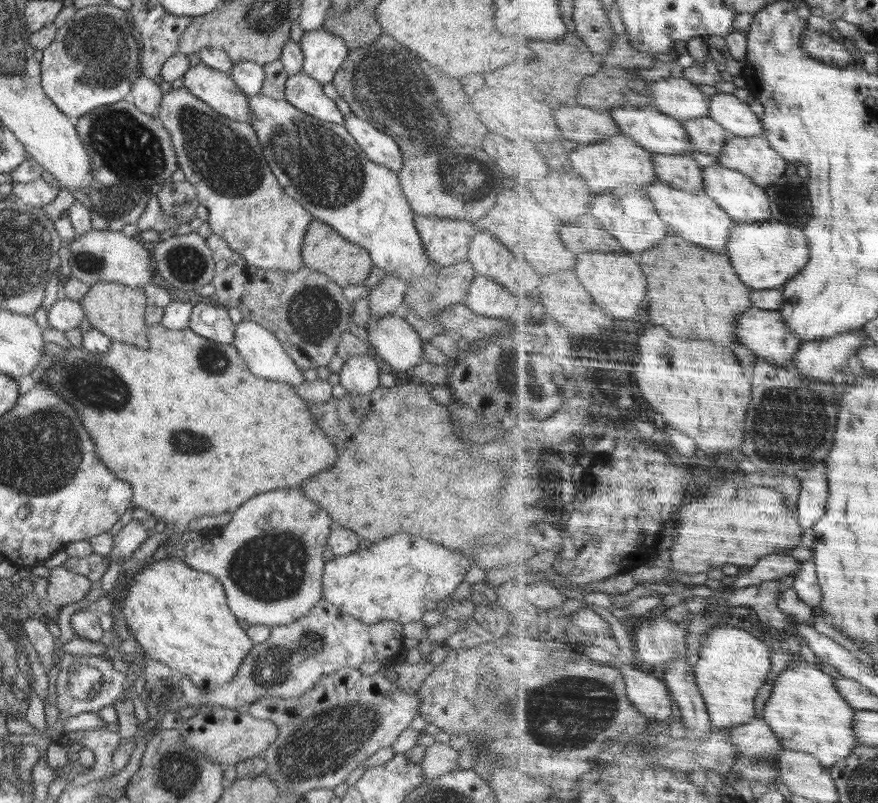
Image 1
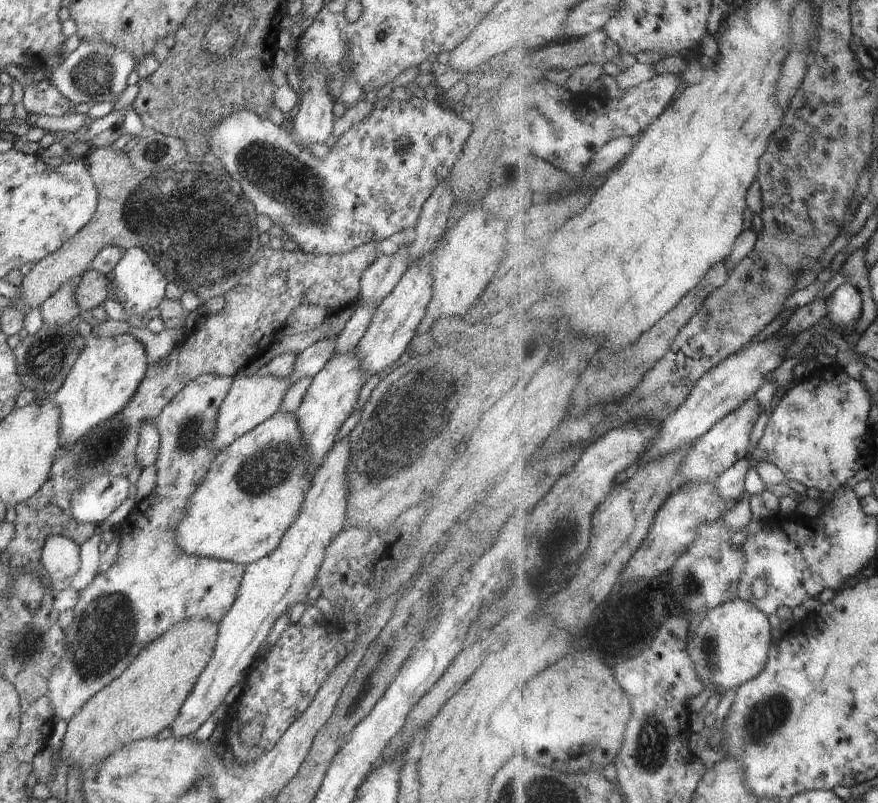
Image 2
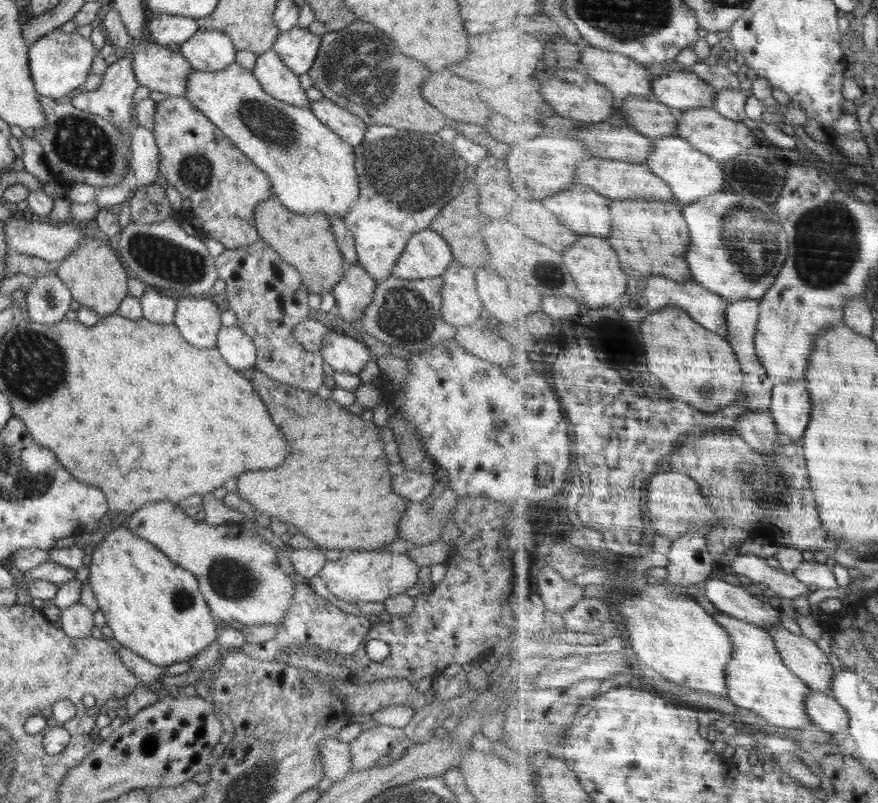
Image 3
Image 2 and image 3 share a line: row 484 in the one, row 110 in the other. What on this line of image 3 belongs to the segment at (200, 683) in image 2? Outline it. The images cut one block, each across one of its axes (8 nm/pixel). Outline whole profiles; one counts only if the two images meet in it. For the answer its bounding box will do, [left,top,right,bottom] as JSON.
[309,96,367,146]

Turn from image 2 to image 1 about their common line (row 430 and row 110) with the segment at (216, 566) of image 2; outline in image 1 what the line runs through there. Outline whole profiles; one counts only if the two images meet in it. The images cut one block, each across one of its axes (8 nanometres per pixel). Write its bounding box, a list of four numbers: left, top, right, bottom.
[156,87,312,273]

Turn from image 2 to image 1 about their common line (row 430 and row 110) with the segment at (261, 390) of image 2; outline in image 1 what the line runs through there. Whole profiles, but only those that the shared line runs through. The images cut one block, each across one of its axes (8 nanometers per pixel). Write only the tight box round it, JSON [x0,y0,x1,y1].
[182,62,251,121]

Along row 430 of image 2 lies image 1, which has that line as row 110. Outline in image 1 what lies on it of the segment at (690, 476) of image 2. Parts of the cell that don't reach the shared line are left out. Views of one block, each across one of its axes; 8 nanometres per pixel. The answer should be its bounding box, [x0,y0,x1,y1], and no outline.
[708,93,764,136]

